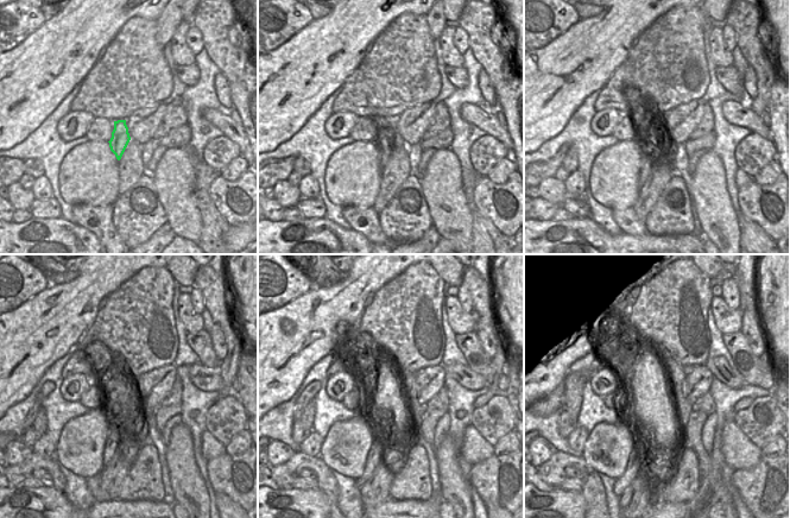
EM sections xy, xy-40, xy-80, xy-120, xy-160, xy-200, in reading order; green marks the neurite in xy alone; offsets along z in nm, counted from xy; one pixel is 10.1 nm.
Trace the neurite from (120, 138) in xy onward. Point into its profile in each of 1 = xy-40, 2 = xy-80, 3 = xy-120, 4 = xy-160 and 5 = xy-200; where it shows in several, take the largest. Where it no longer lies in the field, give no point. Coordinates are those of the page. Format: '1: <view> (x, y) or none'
1: xy-40 (386, 138)
2: xy-80 (650, 143)
3: xy-120 (113, 434)
4: xy-160 (379, 436)
5: xy-200 (642, 455)

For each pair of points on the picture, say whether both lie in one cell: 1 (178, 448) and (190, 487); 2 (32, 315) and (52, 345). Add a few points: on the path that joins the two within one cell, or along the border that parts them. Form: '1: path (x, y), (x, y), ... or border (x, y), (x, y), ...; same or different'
1: path (179, 458), (184, 478); same
2: path (39, 322), (44, 327), (45, 338); same

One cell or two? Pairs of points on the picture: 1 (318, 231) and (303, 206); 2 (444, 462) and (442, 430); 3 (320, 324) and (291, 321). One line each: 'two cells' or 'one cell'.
1: two cells
2: two cells
3: one cell

